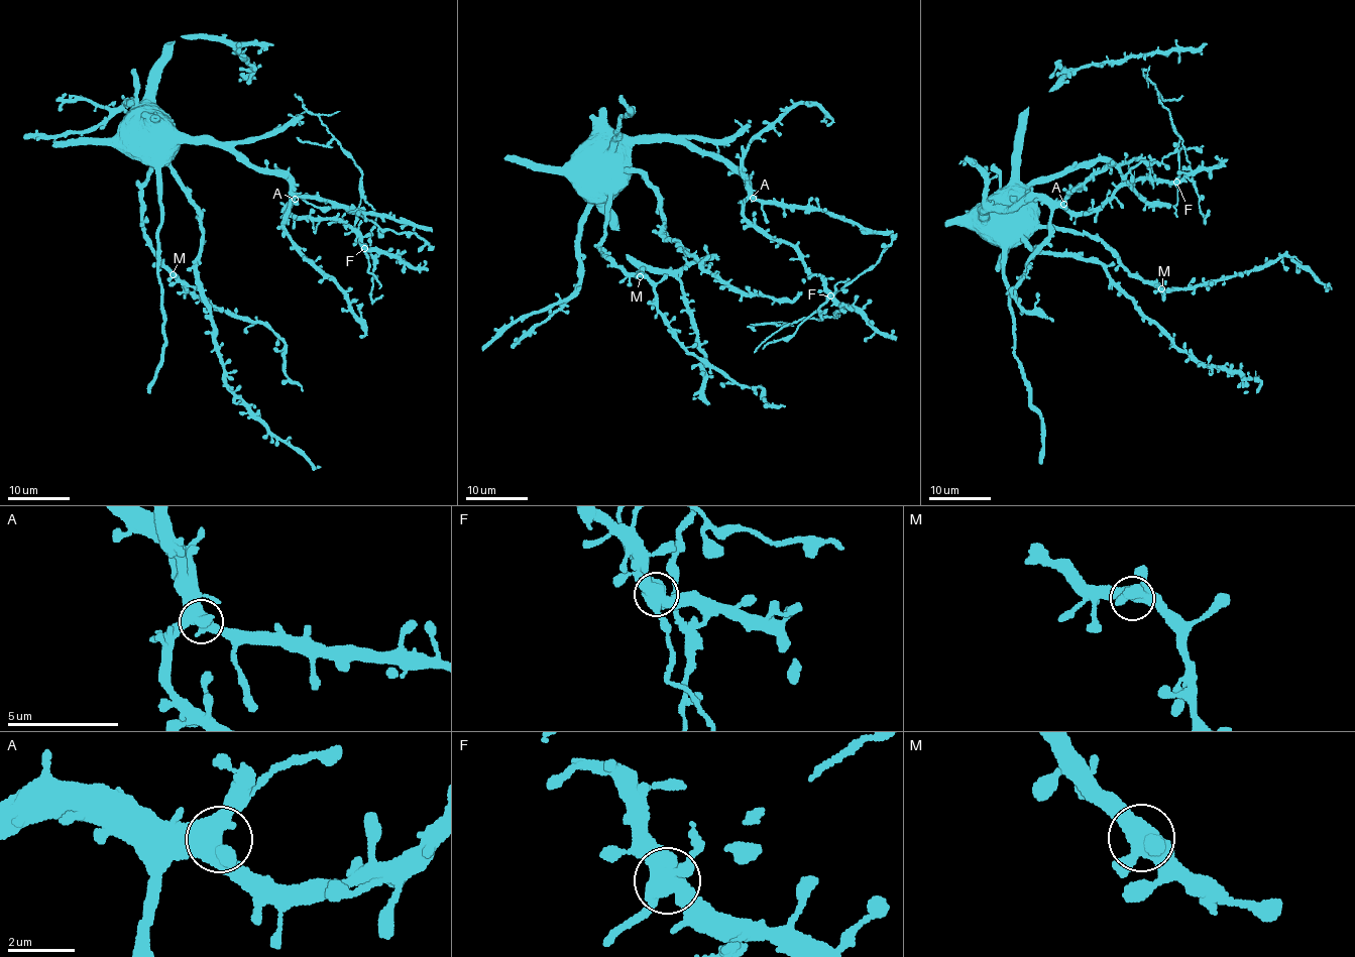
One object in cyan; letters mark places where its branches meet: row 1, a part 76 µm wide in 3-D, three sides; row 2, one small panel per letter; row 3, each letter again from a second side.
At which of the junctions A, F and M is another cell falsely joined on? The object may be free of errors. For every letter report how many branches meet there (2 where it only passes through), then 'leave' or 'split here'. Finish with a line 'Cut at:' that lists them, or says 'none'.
A: branches 4; leave
F: branches 4; split here
M: branches 4; leave
Cut at: F

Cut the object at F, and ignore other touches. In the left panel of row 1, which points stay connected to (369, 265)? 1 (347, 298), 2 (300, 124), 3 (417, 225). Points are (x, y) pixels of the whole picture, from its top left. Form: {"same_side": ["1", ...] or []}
{"same_side": []}

